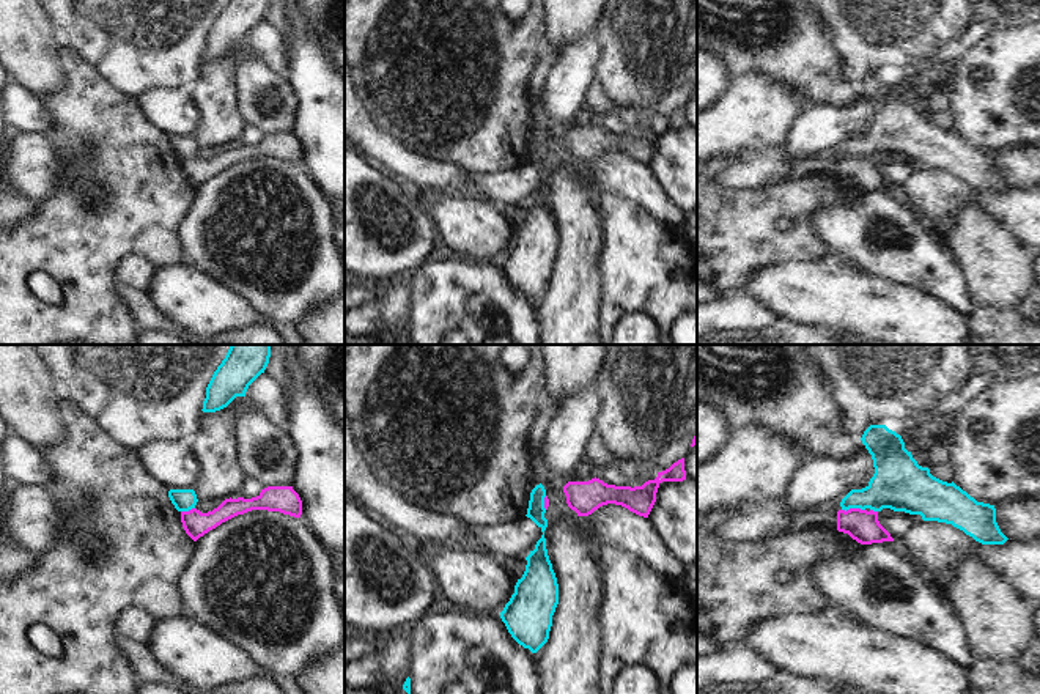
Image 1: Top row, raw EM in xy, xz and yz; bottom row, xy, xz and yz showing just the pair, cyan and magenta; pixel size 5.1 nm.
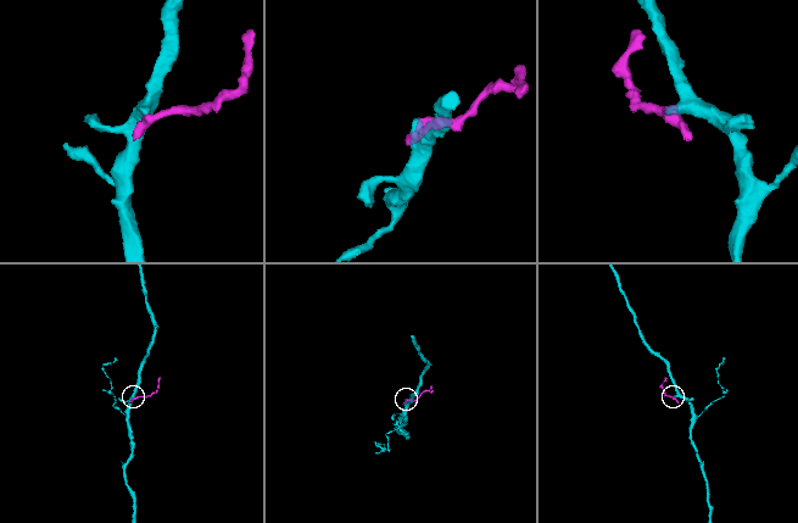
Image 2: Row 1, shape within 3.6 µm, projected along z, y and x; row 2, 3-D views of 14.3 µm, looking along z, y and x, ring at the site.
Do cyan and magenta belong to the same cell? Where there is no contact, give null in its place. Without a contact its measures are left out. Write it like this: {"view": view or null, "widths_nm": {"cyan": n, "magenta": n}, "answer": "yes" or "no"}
{"view": "yz", "widths_nm": {"cyan": 260, "magenta": 160}, "answer": "no"}

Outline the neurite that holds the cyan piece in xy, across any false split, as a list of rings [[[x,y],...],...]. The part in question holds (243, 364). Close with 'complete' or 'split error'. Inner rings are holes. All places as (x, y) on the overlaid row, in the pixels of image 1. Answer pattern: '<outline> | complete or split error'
[[[231,345],[214,371],[203,401],[203,412],[227,408],[236,397],[245,397],[249,386],[264,373],[271,345]]] | complete

